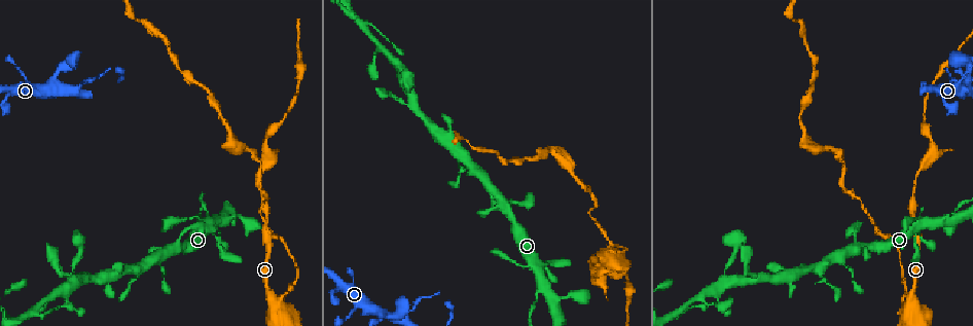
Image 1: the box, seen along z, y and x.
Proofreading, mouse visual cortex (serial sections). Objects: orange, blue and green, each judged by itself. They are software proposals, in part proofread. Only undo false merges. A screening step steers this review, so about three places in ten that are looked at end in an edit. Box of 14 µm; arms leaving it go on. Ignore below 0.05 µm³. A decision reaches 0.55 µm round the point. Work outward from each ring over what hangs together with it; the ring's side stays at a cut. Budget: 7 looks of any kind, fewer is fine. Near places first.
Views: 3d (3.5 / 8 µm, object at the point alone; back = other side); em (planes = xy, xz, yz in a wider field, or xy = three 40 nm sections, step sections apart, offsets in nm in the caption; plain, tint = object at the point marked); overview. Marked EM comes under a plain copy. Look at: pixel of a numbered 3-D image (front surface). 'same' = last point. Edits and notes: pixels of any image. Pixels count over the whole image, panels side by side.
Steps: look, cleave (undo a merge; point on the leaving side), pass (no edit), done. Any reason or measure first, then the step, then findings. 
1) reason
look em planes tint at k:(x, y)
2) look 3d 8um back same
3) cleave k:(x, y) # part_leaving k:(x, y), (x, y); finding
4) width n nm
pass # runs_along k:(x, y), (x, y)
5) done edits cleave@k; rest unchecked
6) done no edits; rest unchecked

abrupt turn
look 3d 3.5um at 1:(601, 258)

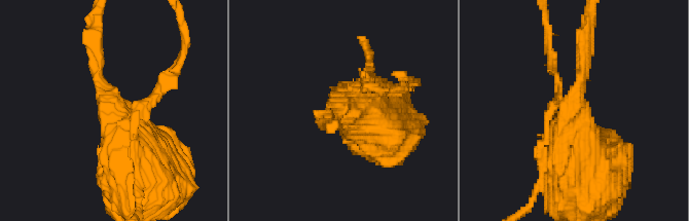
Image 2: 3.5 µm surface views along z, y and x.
cleave 2:(157, 93) # part_leaving 2:(132, 134), (135, 115), (182, 54); a second cell is stuck on

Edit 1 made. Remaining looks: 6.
look overview

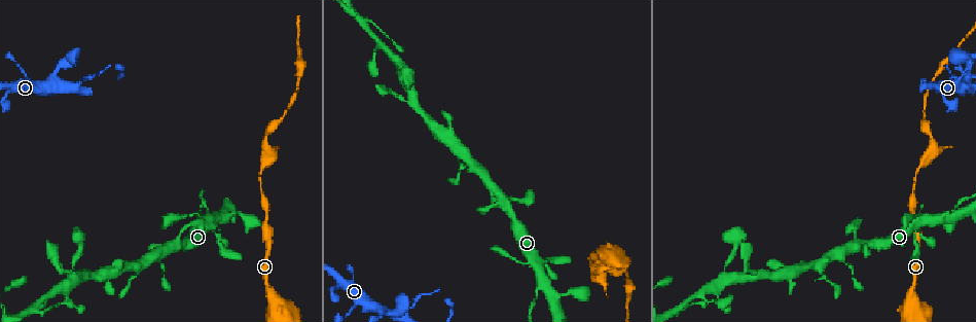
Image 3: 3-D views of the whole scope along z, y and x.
thin neck
look 3d 8um at 3:(380, 310)

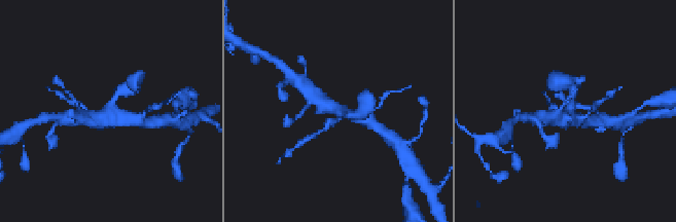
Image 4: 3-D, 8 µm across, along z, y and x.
zoom in
look 3d 3.5um at 4:(337, 111)

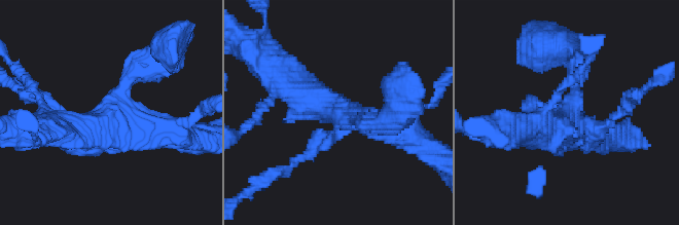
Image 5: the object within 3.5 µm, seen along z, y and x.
arms 4; arm_widths 200, 200, 400, 450 nm; need the tissue
look em xy step 3 tint at 5:(106, 128)

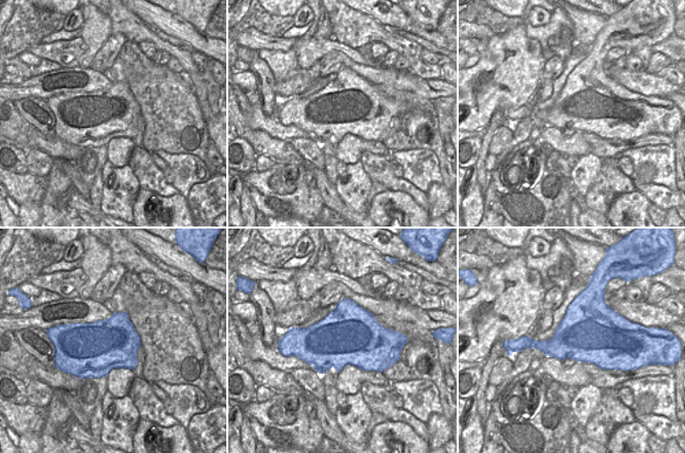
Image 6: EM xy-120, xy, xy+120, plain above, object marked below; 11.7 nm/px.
cleave 5:(319, 134) # part_leaving 5:(346, 132), (323, 137), (305, 153); two cells meet here

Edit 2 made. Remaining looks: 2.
done edits cleave@2, cleave@5; rest unchecked

